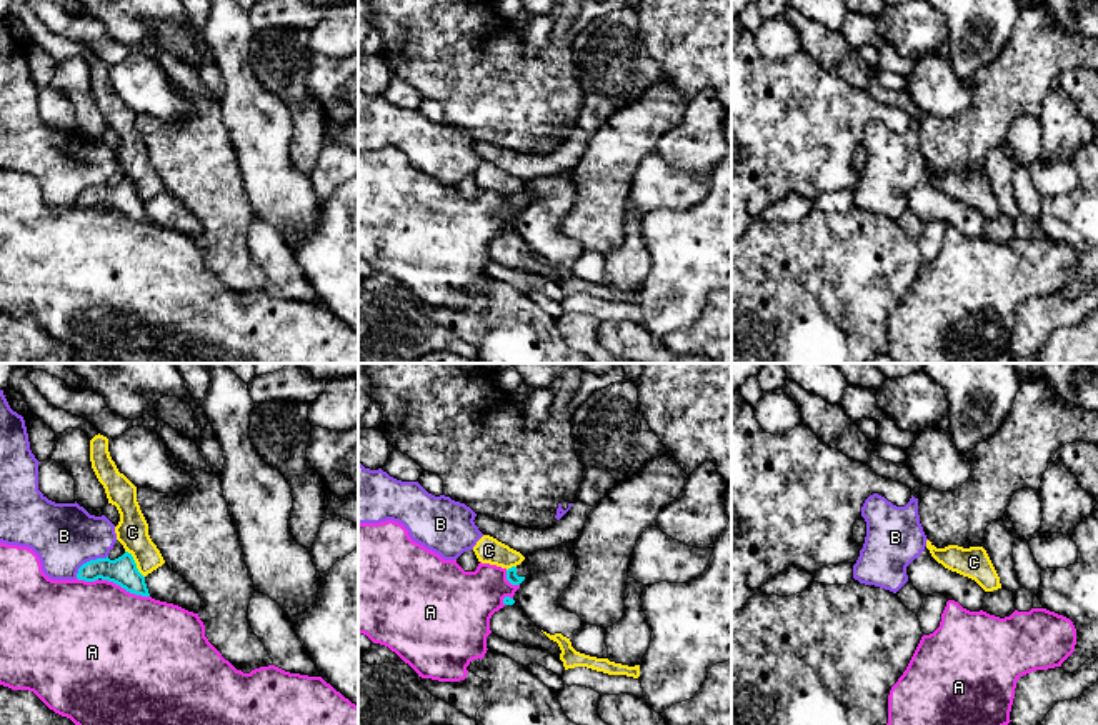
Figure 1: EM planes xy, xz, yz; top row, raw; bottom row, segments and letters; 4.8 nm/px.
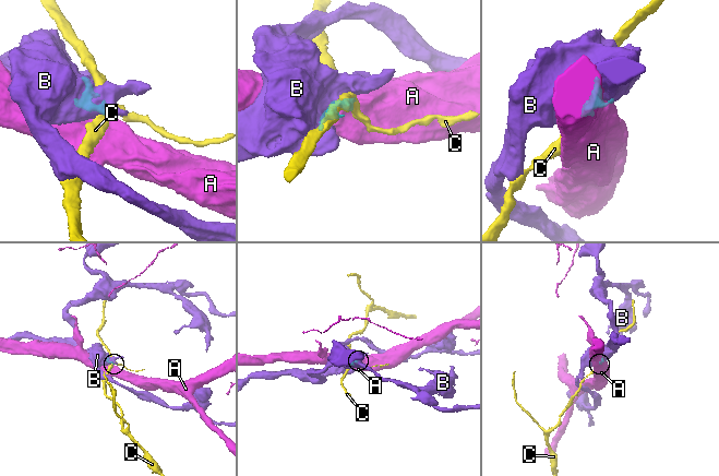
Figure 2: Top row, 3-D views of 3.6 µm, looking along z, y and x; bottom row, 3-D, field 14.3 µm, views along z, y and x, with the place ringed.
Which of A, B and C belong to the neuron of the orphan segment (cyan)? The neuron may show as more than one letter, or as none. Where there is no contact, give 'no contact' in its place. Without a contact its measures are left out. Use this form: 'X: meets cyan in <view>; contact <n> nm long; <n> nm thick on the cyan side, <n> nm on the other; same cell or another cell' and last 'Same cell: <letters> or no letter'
A: meets cyan in xy; contact 240 nm long; 140 nm thick on the cyan side, 500 nm on the other; another cell
B: meets cyan in xy; contact 190 nm long; 140 nm thick on the cyan side, 320 nm on the other; another cell
C: meets cyan in xy; contact 160 nm long; 140 nm thick on the cyan side, 160 nm on the other; another cell
Same cell: no letter

